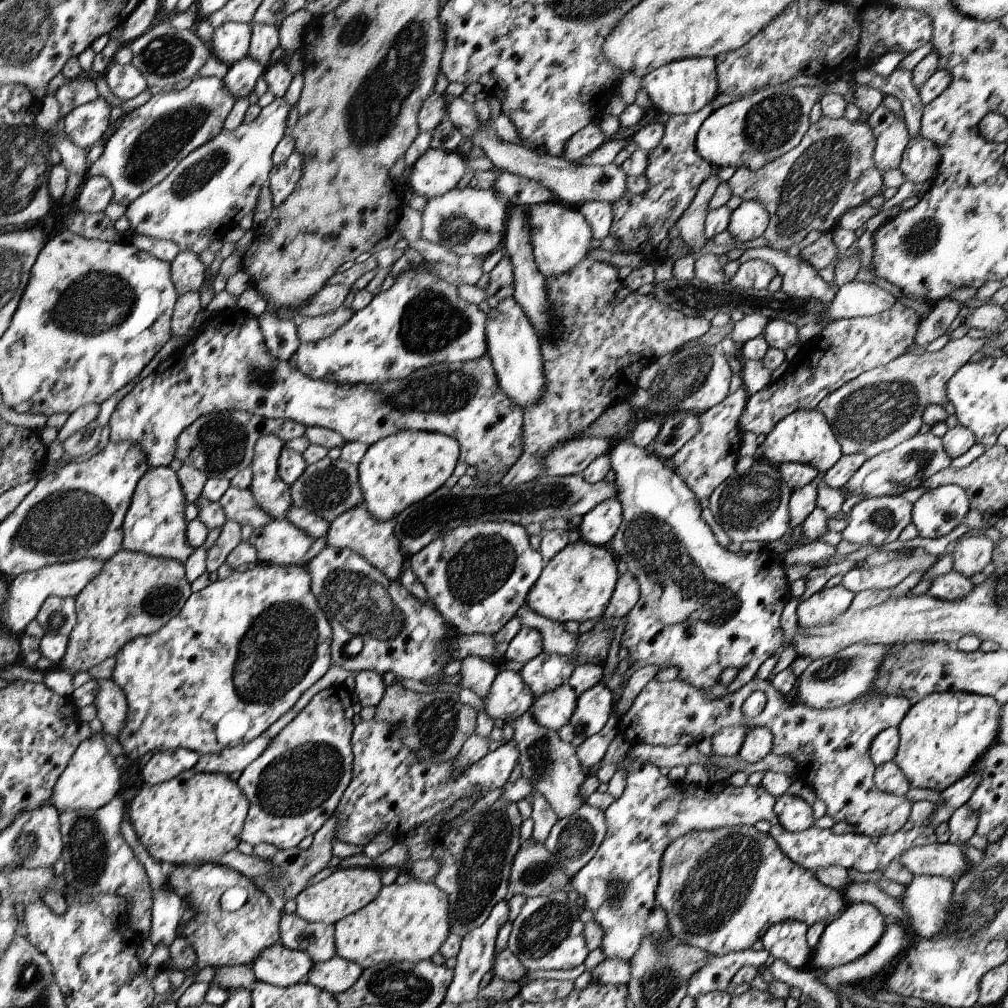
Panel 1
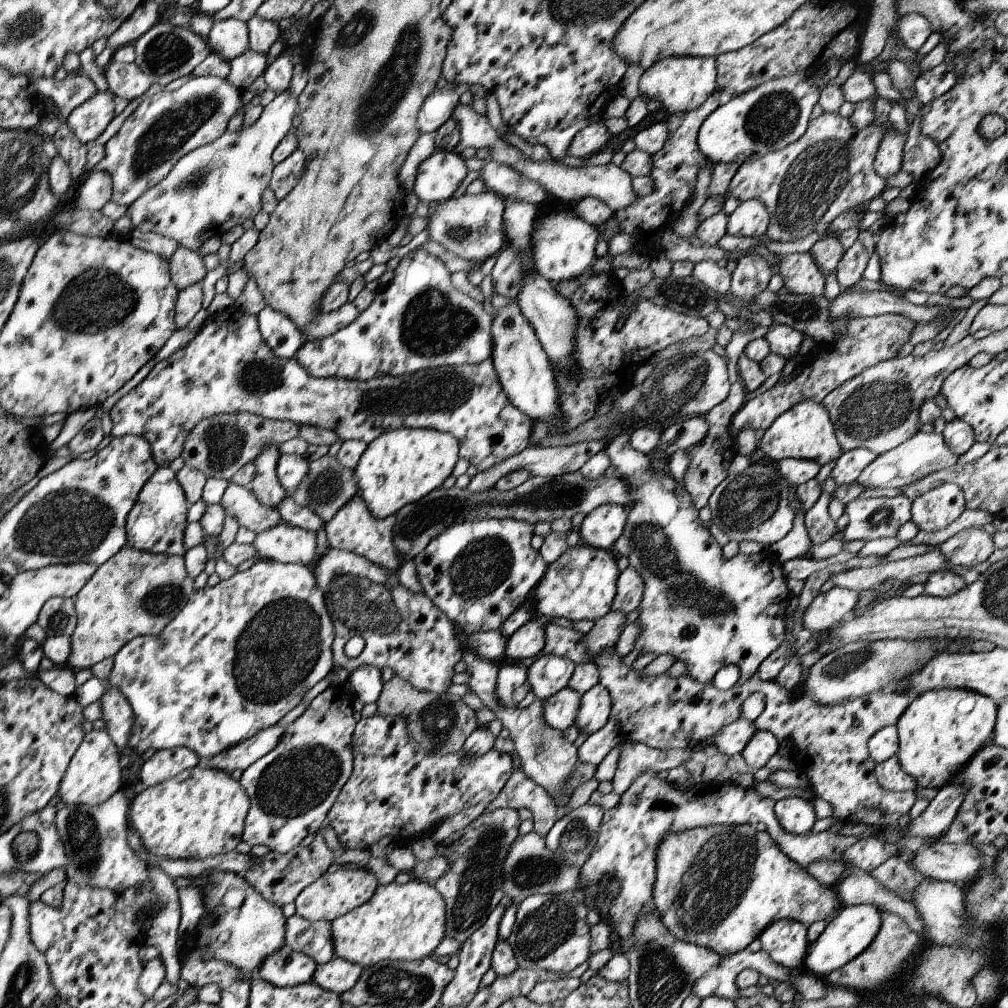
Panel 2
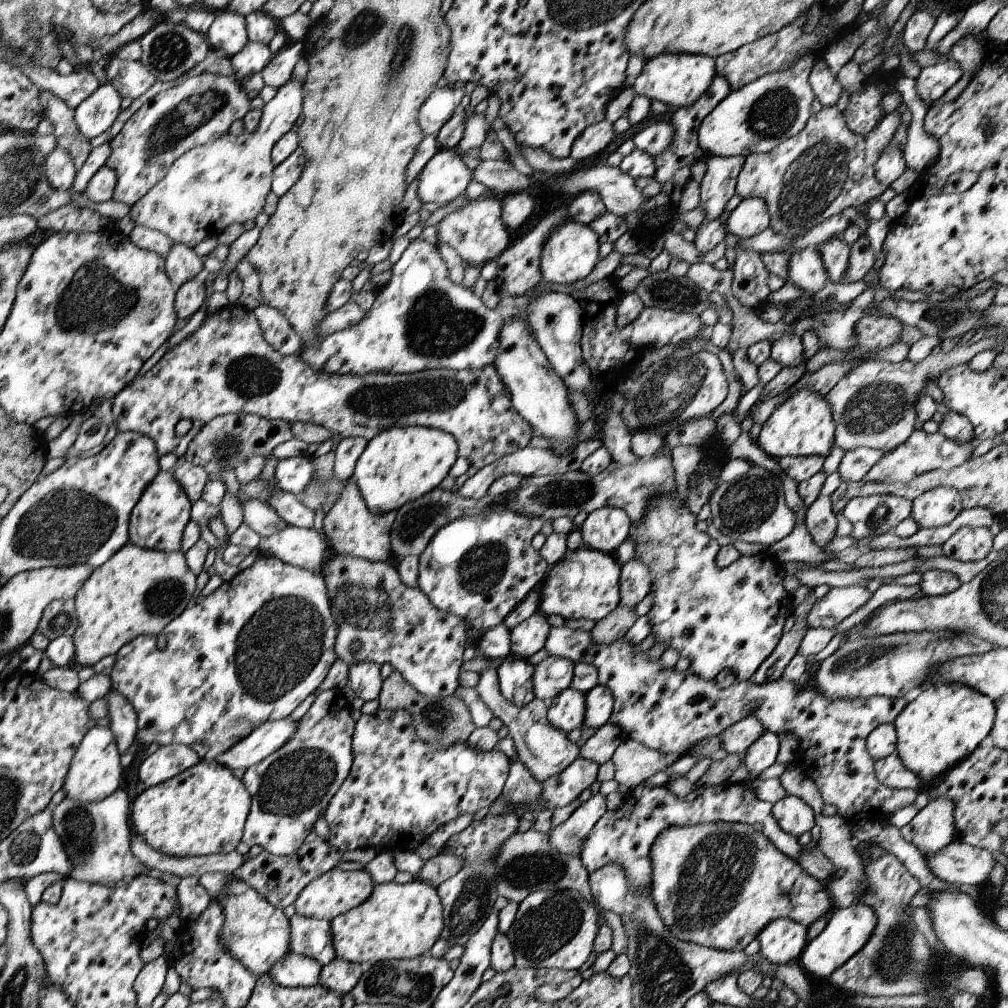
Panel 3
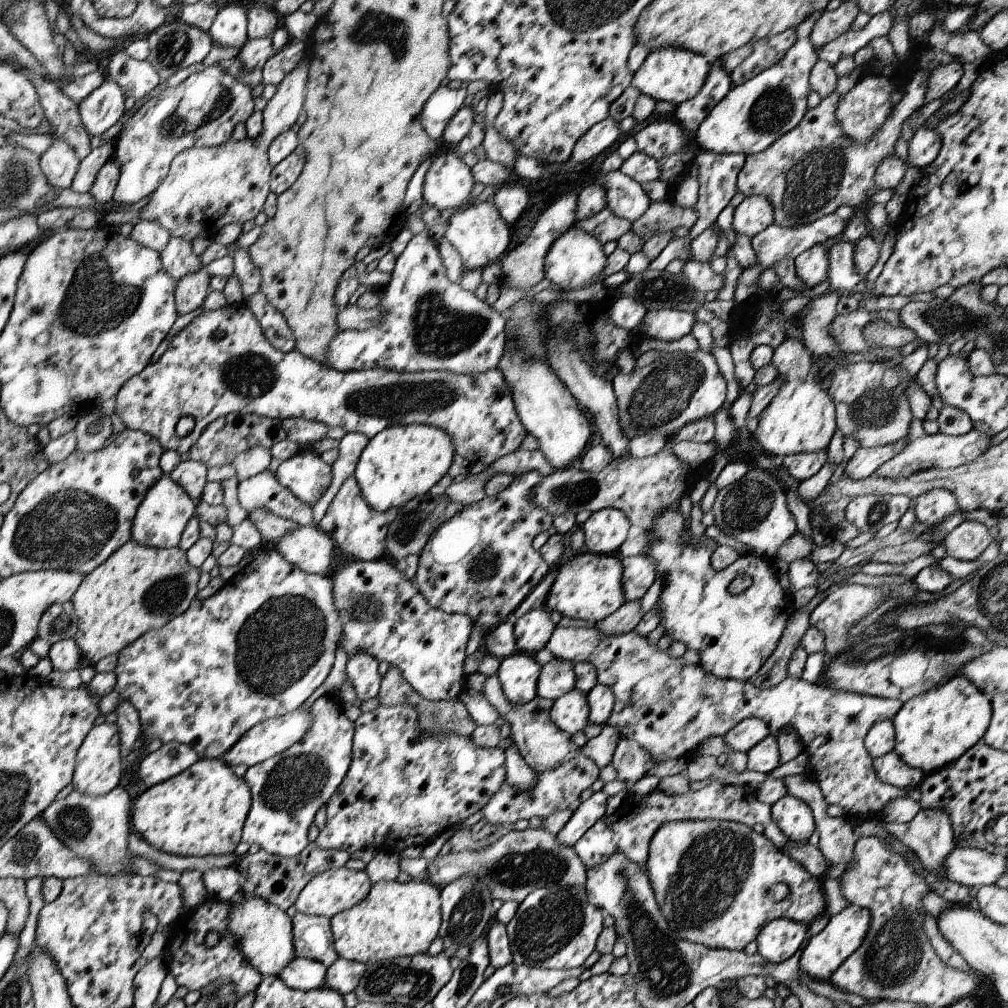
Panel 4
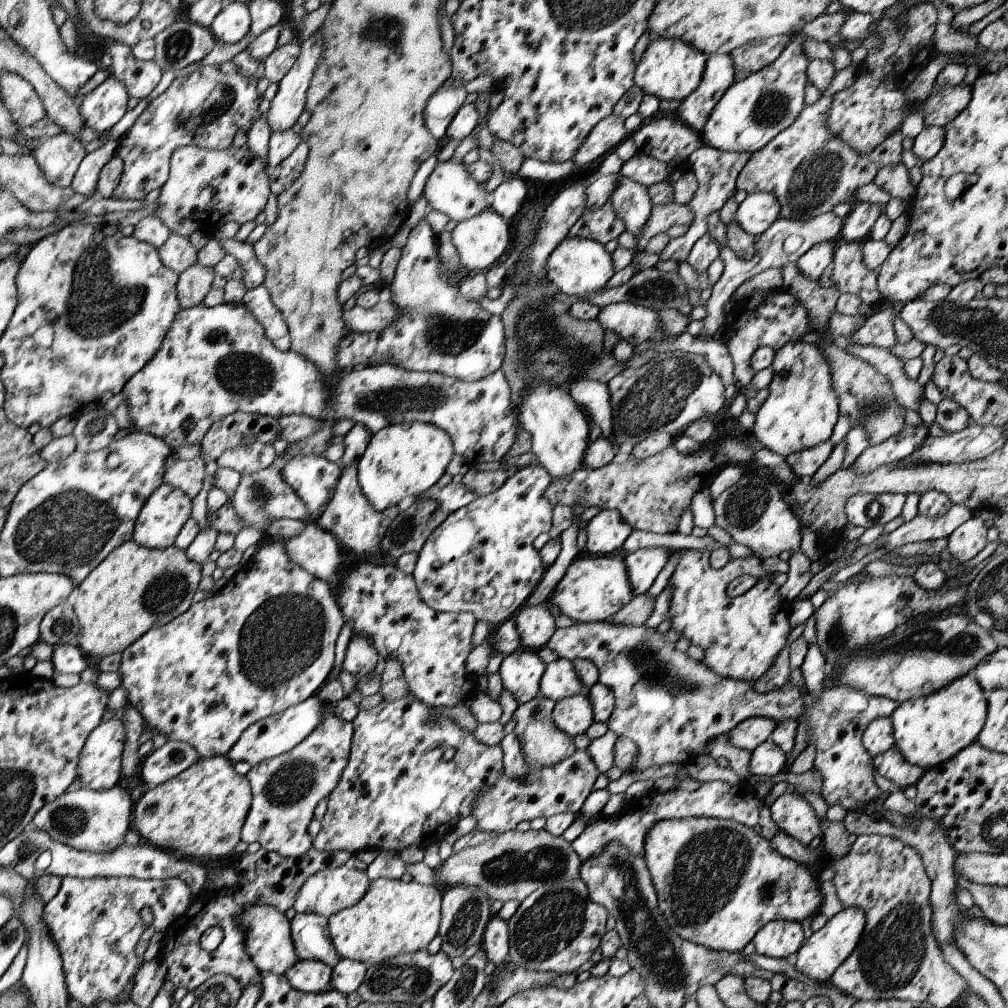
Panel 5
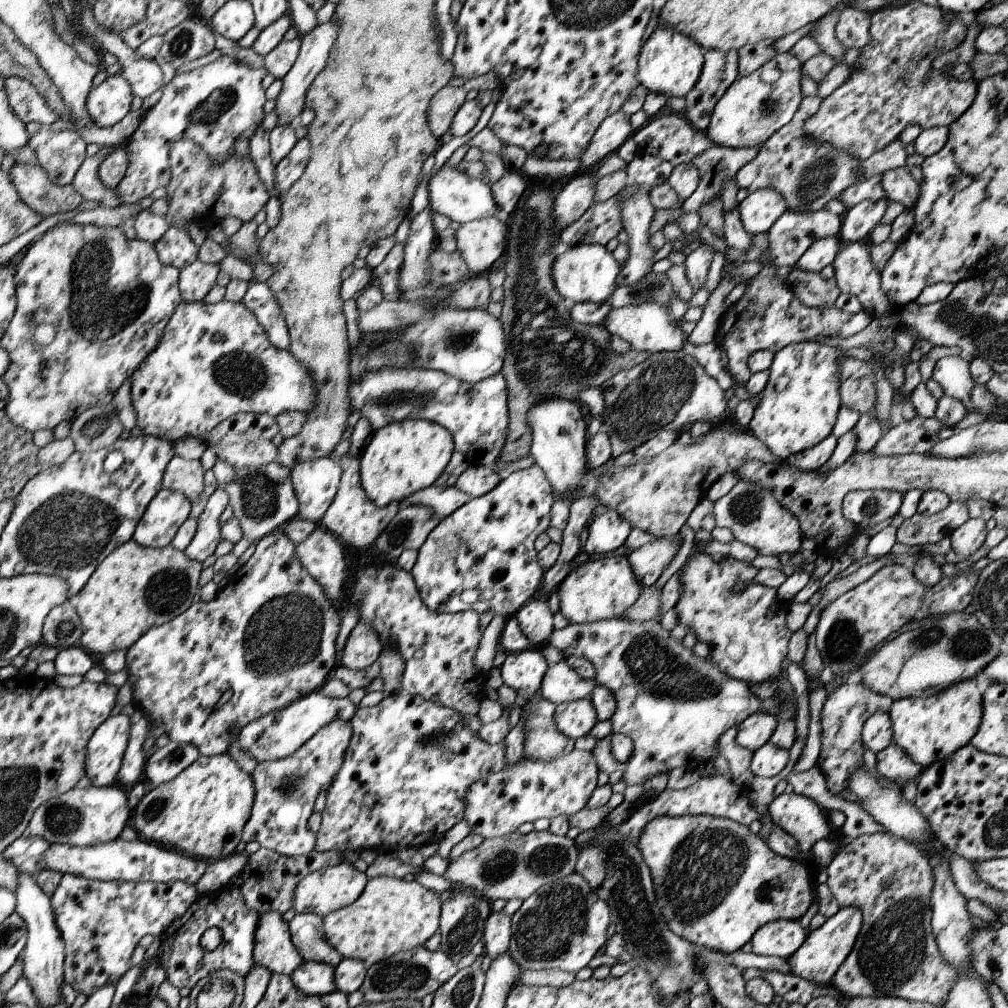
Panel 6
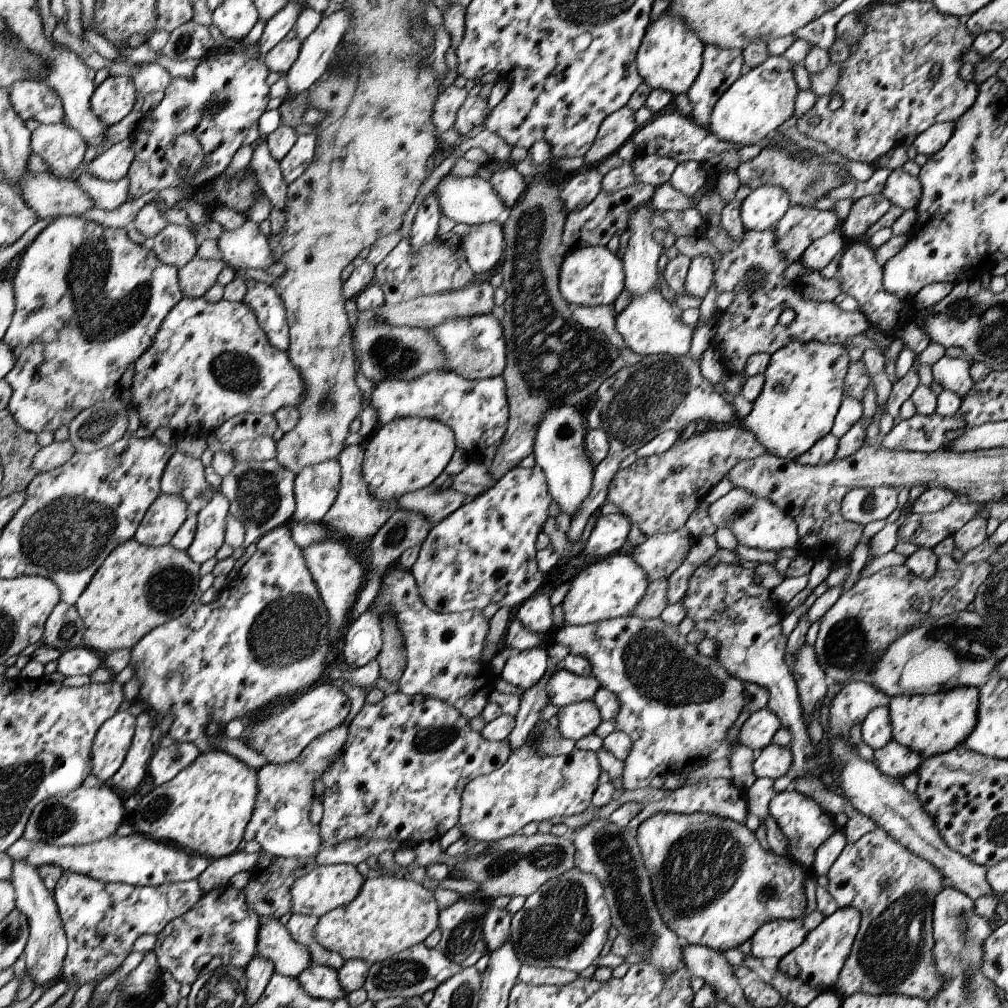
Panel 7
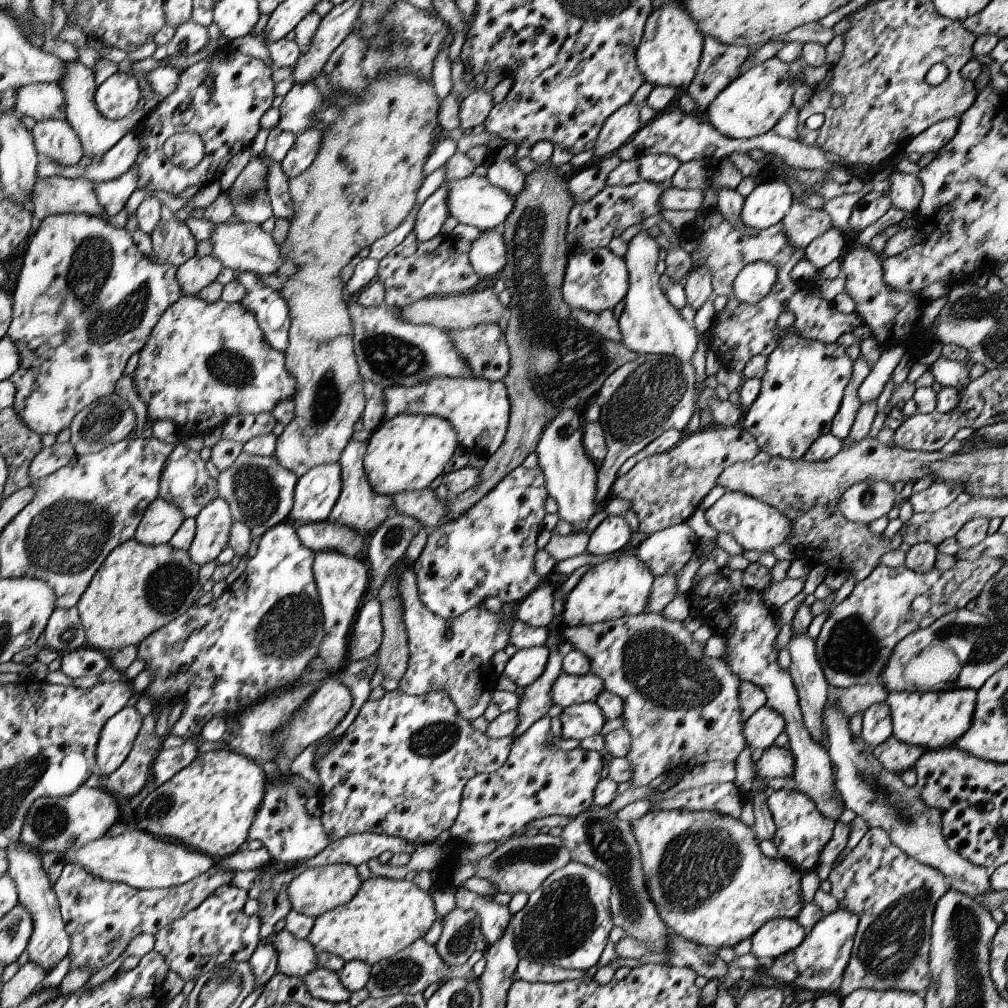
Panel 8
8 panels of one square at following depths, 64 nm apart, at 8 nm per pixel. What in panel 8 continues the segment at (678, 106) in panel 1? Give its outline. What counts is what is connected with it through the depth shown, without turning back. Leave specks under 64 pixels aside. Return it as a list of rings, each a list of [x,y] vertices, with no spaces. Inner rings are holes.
[[[668,2],[659,10],[653,10],[636,49],[638,70],[645,82],[654,87],[674,87],[678,92],[686,93],[700,66],[704,38],[681,2]]]

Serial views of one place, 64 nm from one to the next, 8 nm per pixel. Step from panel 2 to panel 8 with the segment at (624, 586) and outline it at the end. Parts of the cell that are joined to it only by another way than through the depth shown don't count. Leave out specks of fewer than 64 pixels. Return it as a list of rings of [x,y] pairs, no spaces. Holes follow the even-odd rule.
[[[686,524],[671,526],[647,537],[634,554],[655,577],[675,575],[691,559],[699,542]]]

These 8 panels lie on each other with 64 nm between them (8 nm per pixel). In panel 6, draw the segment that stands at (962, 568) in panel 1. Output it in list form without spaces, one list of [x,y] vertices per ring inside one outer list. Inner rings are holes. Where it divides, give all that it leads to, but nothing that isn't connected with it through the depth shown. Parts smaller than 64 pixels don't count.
[[[969,518],[950,536],[951,549],[969,559],[983,549],[987,537],[985,521],[982,518]]]

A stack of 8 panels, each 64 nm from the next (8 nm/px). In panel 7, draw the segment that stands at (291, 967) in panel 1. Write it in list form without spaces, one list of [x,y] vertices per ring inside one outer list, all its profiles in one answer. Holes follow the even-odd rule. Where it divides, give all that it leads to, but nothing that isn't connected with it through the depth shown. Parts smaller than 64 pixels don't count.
[[[310,965],[297,977],[306,994],[326,1000],[347,997],[340,986],[337,970],[326,965]]]

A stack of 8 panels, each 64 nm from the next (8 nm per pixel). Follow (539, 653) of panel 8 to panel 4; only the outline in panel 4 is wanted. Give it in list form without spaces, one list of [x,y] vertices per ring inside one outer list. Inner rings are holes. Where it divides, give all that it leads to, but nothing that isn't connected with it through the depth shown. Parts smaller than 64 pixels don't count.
[[[518,651],[500,660],[497,677],[503,693],[515,705],[523,705],[537,696],[536,683],[541,666],[534,656]]]

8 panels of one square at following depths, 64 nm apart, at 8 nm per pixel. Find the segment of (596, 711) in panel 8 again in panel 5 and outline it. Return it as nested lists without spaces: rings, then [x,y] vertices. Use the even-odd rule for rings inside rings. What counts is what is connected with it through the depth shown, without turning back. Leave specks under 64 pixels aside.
[[[582,693],[556,701],[551,715],[556,726],[572,738],[586,733],[594,722],[592,705],[587,695]]]

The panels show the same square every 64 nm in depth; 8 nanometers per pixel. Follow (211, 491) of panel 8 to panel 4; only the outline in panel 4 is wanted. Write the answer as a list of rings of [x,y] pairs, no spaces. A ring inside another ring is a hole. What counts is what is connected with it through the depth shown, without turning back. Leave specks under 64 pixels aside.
[[[187,460],[180,462],[168,475],[186,491],[186,494],[189,494],[194,502],[198,502],[207,483],[207,469],[205,464]]]

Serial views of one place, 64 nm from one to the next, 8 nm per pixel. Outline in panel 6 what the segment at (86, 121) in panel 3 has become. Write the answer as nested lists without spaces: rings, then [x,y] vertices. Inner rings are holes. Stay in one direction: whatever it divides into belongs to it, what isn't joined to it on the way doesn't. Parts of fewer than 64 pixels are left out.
[[[122,75],[106,77],[88,93],[86,108],[91,121],[101,129],[116,125],[130,112],[133,97],[131,84]]]

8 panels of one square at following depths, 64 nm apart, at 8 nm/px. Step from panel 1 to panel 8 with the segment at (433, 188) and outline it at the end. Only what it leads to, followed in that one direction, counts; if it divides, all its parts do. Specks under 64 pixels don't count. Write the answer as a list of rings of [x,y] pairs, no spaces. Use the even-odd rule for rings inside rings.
[[[472,173],[466,178],[451,180],[446,184],[449,215],[454,216],[462,224],[477,226],[481,231],[501,228],[515,205],[515,198],[512,198],[504,189],[490,183],[487,177]]]

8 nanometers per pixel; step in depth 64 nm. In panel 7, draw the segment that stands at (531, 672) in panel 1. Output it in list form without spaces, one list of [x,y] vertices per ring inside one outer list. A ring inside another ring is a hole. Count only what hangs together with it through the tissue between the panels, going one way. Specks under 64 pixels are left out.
[[[559,665],[548,679],[546,692],[550,703],[563,707],[580,701],[592,701],[600,687],[599,680],[593,675],[577,675]]]

